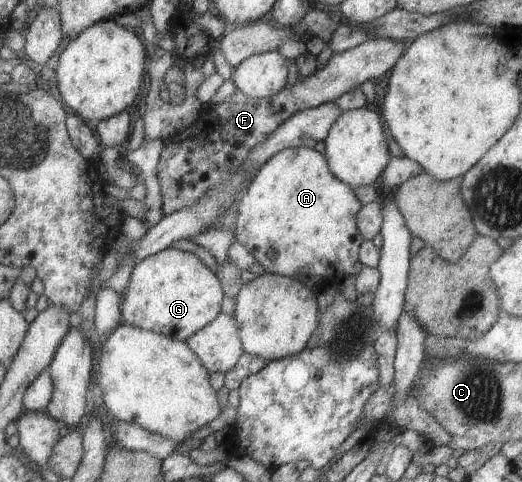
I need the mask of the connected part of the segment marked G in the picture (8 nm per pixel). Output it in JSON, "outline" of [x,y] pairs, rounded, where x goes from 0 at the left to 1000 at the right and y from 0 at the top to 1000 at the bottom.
{"outline":[[[320,512],[261,544],[249,566],[243,600],[232,616],[228,639],[236,672],[312,693],[331,705],[352,707],[360,697],[400,672],[421,647],[429,616],[421,585],[374,527]]]}

